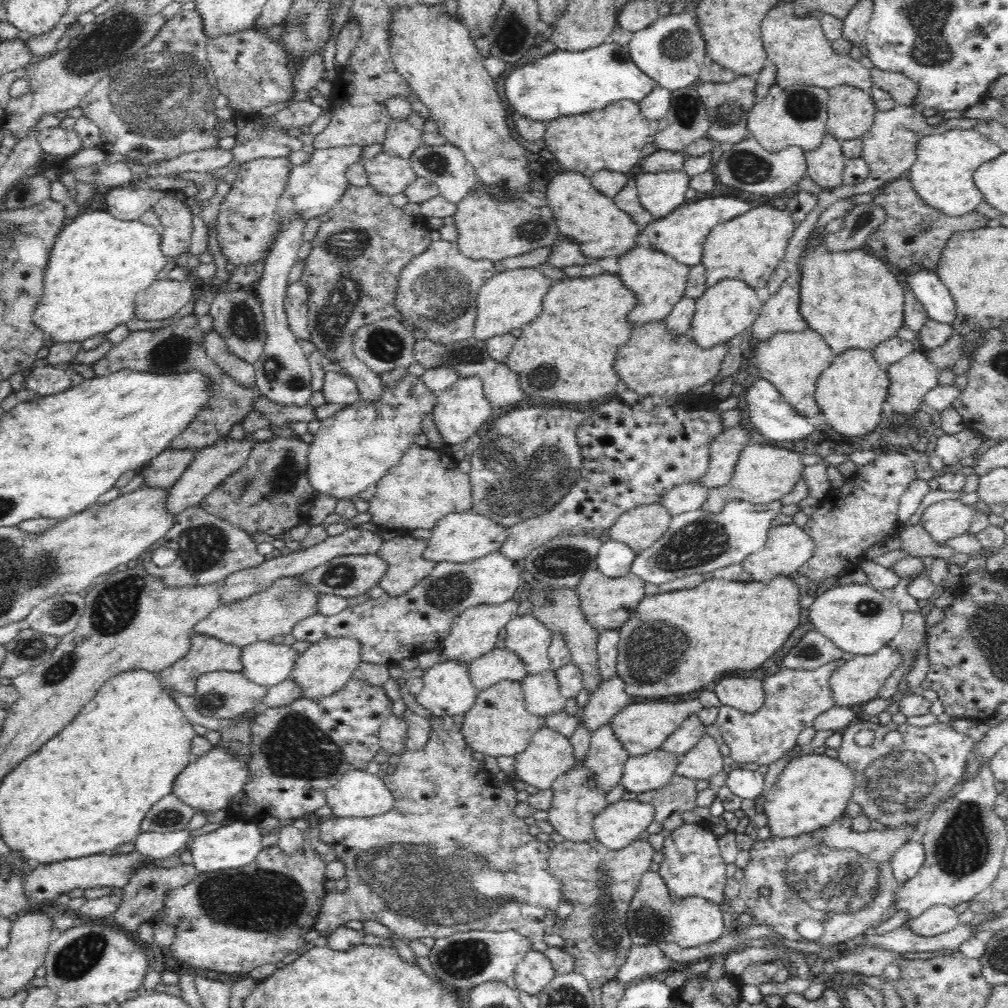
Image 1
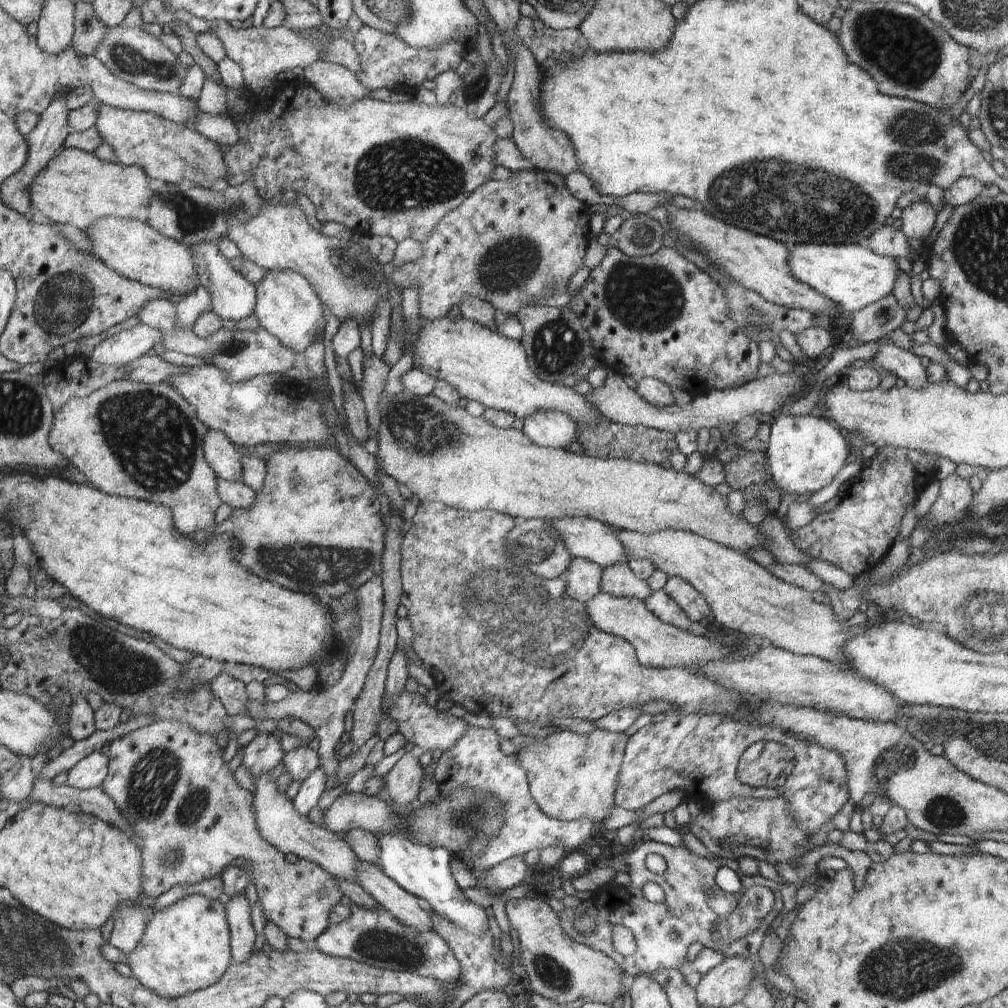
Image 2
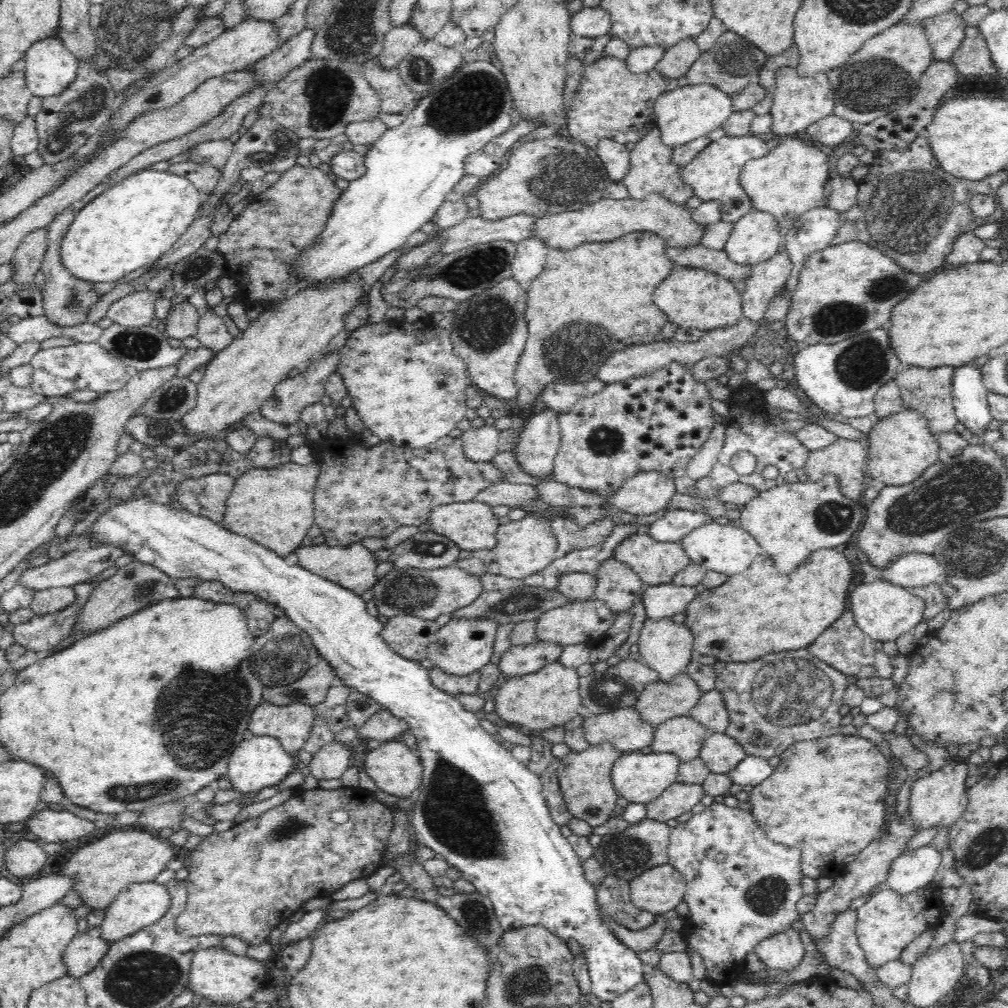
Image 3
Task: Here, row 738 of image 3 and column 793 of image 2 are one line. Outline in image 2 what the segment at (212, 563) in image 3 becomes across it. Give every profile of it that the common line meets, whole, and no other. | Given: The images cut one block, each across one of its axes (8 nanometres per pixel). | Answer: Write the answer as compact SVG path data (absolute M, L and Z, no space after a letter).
M778 416L771 419L768 442L768 474L778 488L787 493L813 494L828 486L844 468L851 454L847 435L834 421L817 416Z

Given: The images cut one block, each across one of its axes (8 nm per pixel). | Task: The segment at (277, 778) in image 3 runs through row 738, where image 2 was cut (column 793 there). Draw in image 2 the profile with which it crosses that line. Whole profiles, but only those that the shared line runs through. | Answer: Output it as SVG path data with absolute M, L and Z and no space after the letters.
M798 244L790 250L790 272L818 294L852 313L894 294L899 265L894 258L876 254L861 244Z

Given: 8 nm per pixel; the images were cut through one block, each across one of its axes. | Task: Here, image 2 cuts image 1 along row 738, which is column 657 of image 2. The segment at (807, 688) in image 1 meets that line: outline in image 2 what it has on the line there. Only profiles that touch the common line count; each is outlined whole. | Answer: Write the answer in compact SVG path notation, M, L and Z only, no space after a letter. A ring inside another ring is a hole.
M672 714L664 718L662 722L651 723L644 726L628 736L624 757L620 772L616 778L614 803L628 811L638 811L656 798L668 792L681 791L687 803L697 802L703 808L710 808L732 800L732 798L753 798L754 800L774 800L774 798L784 798L786 810L790 818L800 826L800 830L808 836L813 836L830 821L849 799L848 776L846 776L846 764L842 760L842 754L838 750L830 750L814 742L812 738L804 738L798 734L792 734L790 730L782 730L778 726L757 726L754 724L738 723L730 721L717 714ZM759 741L776 742L782 746L790 748L795 755L795 764L792 773L784 786L778 788L750 787L742 784L737 778L736 770L744 753L752 744Z

